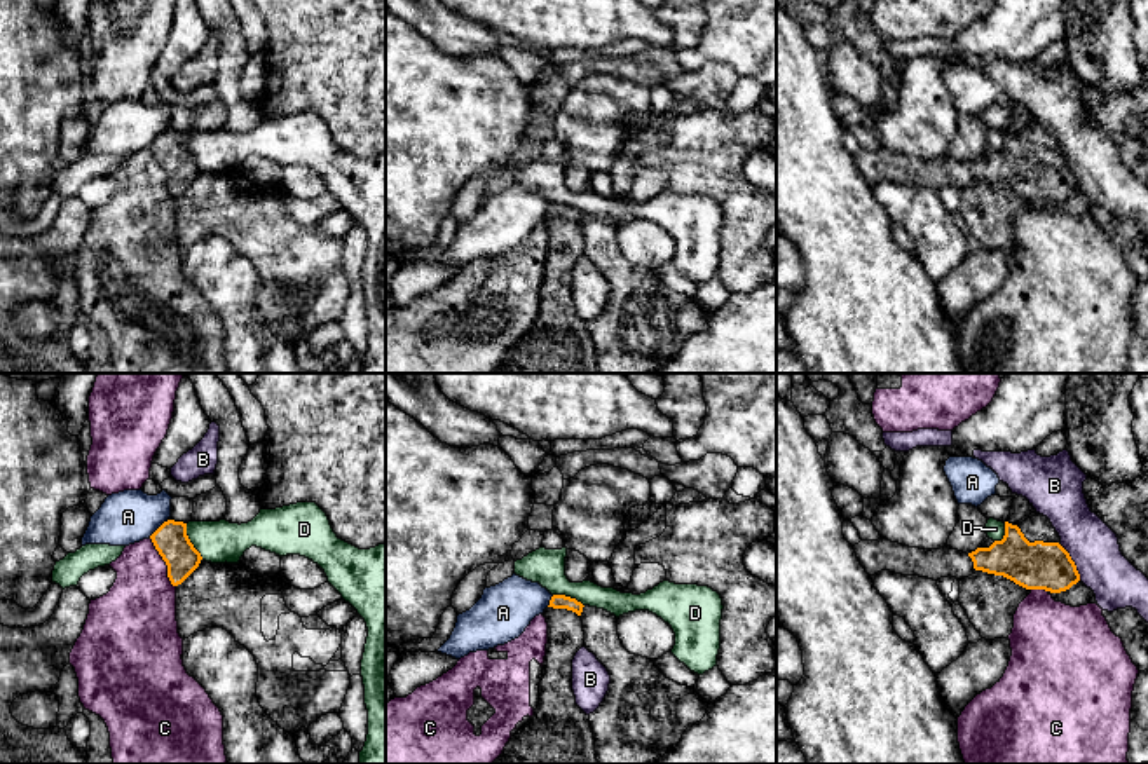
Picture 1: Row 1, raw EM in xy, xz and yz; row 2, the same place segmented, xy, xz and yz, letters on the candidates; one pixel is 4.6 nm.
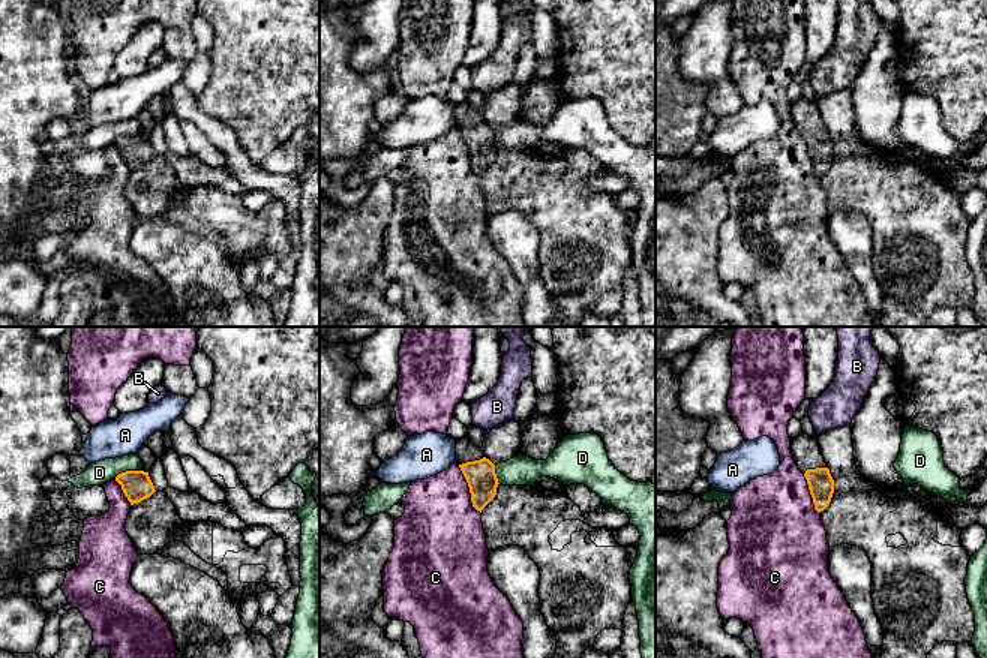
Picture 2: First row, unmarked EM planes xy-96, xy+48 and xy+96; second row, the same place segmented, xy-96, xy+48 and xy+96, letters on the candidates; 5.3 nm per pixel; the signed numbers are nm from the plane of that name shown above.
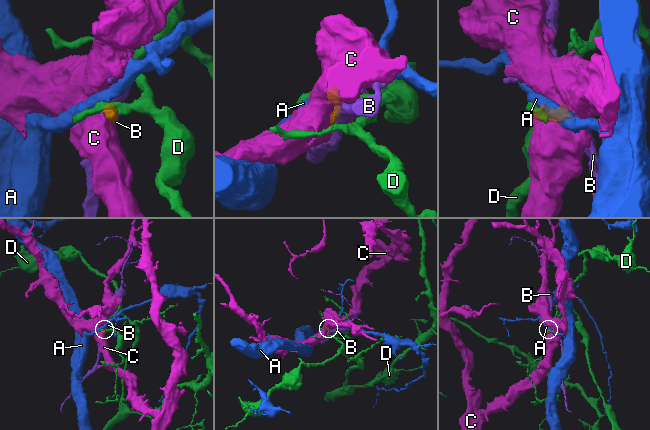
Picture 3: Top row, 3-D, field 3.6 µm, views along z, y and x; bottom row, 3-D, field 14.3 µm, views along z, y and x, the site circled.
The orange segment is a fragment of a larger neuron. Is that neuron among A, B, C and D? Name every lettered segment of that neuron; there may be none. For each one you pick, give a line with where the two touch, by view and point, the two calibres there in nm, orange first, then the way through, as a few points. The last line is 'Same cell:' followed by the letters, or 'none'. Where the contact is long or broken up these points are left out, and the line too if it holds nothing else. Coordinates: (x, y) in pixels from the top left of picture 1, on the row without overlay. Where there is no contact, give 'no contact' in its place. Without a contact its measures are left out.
Same cell: none

